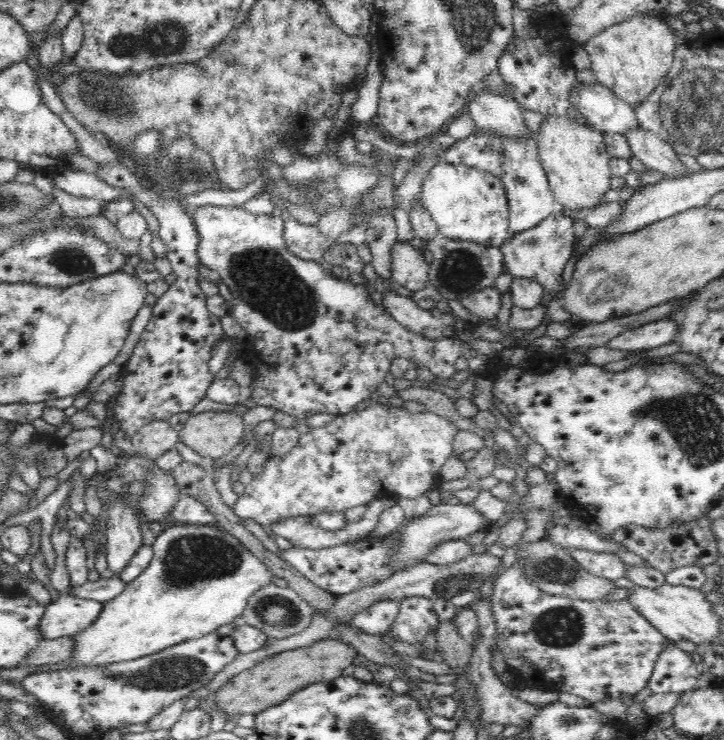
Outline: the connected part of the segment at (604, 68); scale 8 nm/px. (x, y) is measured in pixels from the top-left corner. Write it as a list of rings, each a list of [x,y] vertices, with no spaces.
[[[637,13],[624,22],[606,27],[601,34],[594,36],[584,45],[591,60],[591,70],[595,74],[598,83],[602,83],[612,90],[613,94],[623,99],[635,109],[642,104],[655,86],[666,76],[673,65],[675,52],[679,50],[672,28],[663,20],[659,13]]]

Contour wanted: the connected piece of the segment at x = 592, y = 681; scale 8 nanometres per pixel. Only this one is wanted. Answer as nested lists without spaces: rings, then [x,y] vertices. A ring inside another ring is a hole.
[[[513,557],[514,563],[510,568],[506,569],[494,582],[493,593],[491,595],[492,612],[494,615],[494,620],[497,626],[497,648],[500,649],[504,659],[506,659],[506,665],[508,670],[516,676],[518,680],[522,680],[525,685],[536,685],[545,686],[547,688],[555,689],[558,692],[569,692],[570,694],[575,694],[588,700],[590,704],[595,702],[600,702],[601,700],[608,700],[611,698],[621,699],[625,696],[634,696],[644,688],[649,683],[649,678],[651,677],[654,666],[658,660],[658,656],[662,654],[662,649],[667,643],[668,638],[666,638],[661,632],[658,632],[644,618],[638,610],[636,610],[627,599],[622,599],[619,601],[613,600],[591,600],[591,602],[576,602],[567,596],[552,596],[551,594],[546,594],[540,592],[539,588],[529,581],[529,578],[525,577],[525,572],[521,566],[523,562],[519,562],[519,558]]]

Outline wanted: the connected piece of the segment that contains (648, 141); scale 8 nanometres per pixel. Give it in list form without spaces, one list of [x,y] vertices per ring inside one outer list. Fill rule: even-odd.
[[[636,127],[630,129],[625,137],[633,156],[646,168],[660,172],[663,178],[682,178],[690,174],[675,149],[659,134]]]

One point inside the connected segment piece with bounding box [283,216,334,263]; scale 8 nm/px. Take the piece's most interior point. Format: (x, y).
(306, 241)

